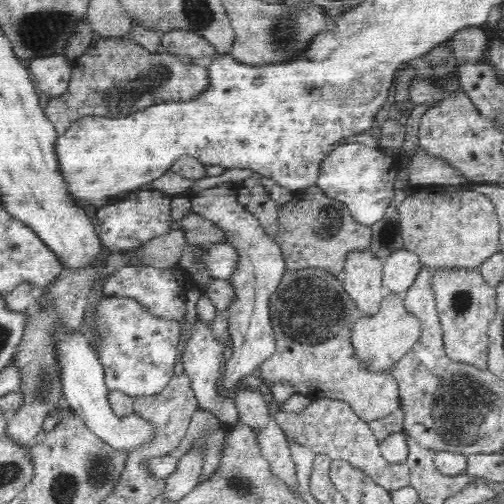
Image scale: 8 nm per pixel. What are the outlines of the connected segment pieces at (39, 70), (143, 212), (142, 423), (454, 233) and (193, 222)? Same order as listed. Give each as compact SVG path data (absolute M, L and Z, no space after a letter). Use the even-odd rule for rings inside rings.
M64 54L44 56L26 62L36 87L50 98L64 95L68 89L74 62Z
M141 190L141 192L130 192L128 198L116 202L116 204L106 204L97 210L99 238L101 244L112 253L128 253L135 251L144 243L154 237L170 232L171 219L171 198L160 191Z
M60 332L55 335L55 349L61 368L63 398L96 436L110 444L112 448L128 452L150 442L155 433L155 426L152 426L149 420L144 420L142 416L134 413L118 418L112 410L107 398L109 390L105 383L104 367L88 338L80 332L76 334Z
M472 190L470 191L446 191L445 193L441 194L430 194L428 199L424 198L425 193L422 191L422 199L416 200L415 195L411 194L406 197L404 201L398 206L399 210L399 219L398 222L400 223L400 234L402 235L403 240L403 248L409 250L410 252L415 252L421 260L423 266L428 266L432 269L450 269L450 268L466 268L468 270L475 270L477 269L480 264L484 262L484 260L490 258L492 254L496 254L496 252L501 252L501 247L499 246L499 220L497 217L497 210L495 209L494 203L488 199L485 195L476 193Z
M193 212L180 221L179 229L184 231L189 248L196 245L222 243L225 240L225 234L221 228Z

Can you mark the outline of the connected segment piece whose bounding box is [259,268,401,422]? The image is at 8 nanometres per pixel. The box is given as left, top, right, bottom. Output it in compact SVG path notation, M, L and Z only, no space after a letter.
M321 268L286 270L270 300L275 353L260 366L265 389L288 382L311 401L333 398L348 402L364 421L386 418L400 407L399 388L390 371L367 370L352 348L354 324L363 314L336 276Z

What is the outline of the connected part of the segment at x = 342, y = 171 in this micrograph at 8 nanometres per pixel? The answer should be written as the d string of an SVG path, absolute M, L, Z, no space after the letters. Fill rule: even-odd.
M360 143L338 145L320 163L315 190L344 203L356 222L371 227L382 220L388 204L395 196L395 183L392 182L390 172L396 170L396 162L391 160L392 154L380 148L371 148Z

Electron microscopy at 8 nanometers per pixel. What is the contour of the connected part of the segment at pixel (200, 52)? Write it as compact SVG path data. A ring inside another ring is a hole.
M172 29L160 38L160 52L170 53L178 58L198 61L203 57L211 57L214 47L203 36L182 29Z

